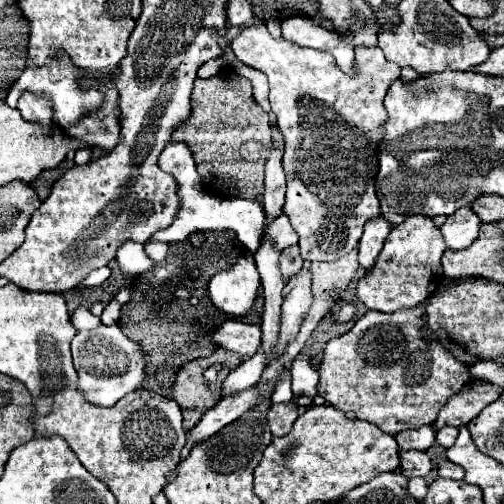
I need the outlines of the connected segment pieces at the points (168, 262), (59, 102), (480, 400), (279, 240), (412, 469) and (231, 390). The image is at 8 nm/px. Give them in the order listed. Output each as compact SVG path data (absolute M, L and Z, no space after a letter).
M206 230L202 232L204 242L200 246L192 246L182 240L178 244L168 244L168 256L162 264L154 266L150 272L138 276L132 286L132 298L122 306L118 326L122 332L136 342L142 342L142 352L146 354L146 380L142 388L166 396L170 386L176 380L176 372L192 362L194 358L212 354L218 344L210 340L210 336L198 334L190 326L202 326L204 332L216 328L214 316L222 316L226 320L242 320L248 324L260 324L260 312L252 308L248 314L234 318L222 314L208 296L208 282L216 272L228 270L236 264L236 258L244 254L244 246L238 242L234 230Z
M58 60L58 64L48 64L46 68L26 68L22 72L22 76L14 82L14 86L8 90L6 102L10 106L16 106L18 98L22 96L22 92L32 92L36 96L48 98L52 100L52 108L54 108L54 122L62 128L78 122L86 112L90 110L98 110L98 106L102 104L102 92L96 92L96 88L80 88L78 78L82 72L78 72L78 68L70 68L70 60Z
M470 380L458 394L454 394L446 406L442 406L436 422L432 424L436 430L444 426L466 426L472 418L476 418L490 402L494 402L502 392L498 388L490 388L490 384L482 384L478 380Z
M284 214L278 216L278 220L274 220L270 226L266 226L266 232L264 236L274 244L276 250L284 250L288 246L294 246L298 244L298 234L294 232L294 228L290 226L288 218Z
M408 450L408 452L400 452L400 468L402 468L402 474L408 478L426 476L432 470L432 462L426 456L426 452Z
M256 352L252 358L244 360L238 368L234 368L222 384L222 398L234 396L234 394L258 384L264 364L266 364L266 358L260 352Z

